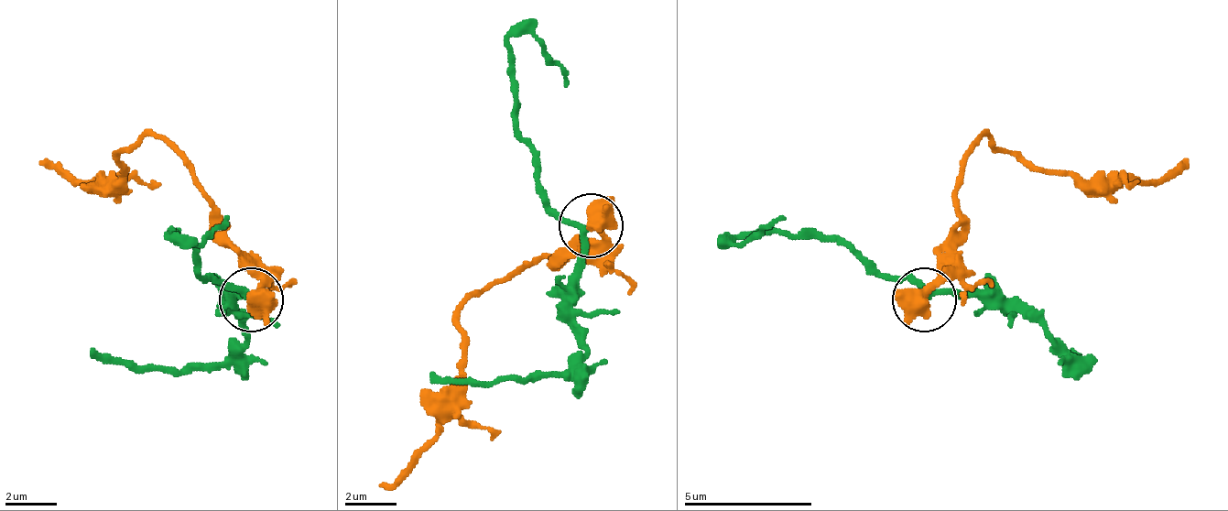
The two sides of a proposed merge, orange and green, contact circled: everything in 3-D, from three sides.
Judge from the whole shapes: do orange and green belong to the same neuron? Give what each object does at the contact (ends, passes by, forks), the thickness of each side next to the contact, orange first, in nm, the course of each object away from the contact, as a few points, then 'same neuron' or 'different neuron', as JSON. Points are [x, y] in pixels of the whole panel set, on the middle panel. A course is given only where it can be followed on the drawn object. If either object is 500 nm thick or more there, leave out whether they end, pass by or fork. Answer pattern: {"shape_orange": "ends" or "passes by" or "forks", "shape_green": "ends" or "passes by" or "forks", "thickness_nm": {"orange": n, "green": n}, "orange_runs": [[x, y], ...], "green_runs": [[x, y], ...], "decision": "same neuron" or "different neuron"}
{"shape_orange": "forks", "shape_green": "passes by", "thickness_nm": {"orange": 480, "green": 220}, "orange_runs": [[592, 223], [599, 236], [560, 255], [535, 255], [490, 281], [458, 313], [464, 372], [445, 429], [380, 487]], "green_runs": [[592, 223], [567, 223], [548, 204], [541, 159], [516, 127], [516, 38], [535, 38], [567, 89]], "decision": "same neuron"}

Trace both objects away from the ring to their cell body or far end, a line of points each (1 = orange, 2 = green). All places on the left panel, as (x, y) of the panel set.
1: (253, 298), (259, 278), (221, 208), (150, 137), (118, 157), (124, 169), (105, 176), (73, 182), (40, 163)
2: (253, 298), (227, 291), (208, 278), (201, 259), (176, 233), (176, 240), (195, 246), (227, 221)

